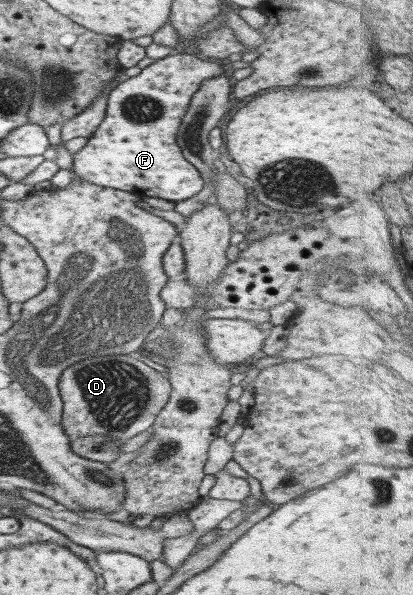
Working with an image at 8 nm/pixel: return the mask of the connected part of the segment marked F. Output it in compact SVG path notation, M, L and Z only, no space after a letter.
M176 53L174 55L167 55L163 58L153 60L151 64L145 66L143 69L139 71L139 74L132 76L131 78L127 78L124 81L121 81L119 84L116 84L106 96L106 105L105 112L102 118L102 121L99 123L99 126L95 129L95 132L91 136L88 136L87 142L84 147L80 150L77 150L70 157L67 157L73 165L69 170L67 169L58 169L55 172L55 175L49 180L52 187L56 187L59 189L63 189L69 187L71 181L75 181L75 179L79 179L79 181L85 181L87 183L95 184L99 187L113 188L119 191L126 191L129 193L135 193L139 196L139 198L159 198L161 200L167 200L177 204L181 201L185 201L195 194L201 191L201 186L203 182L201 178L199 178L199 172L197 172L196 168L189 164L187 160L183 160L182 152L180 151L179 145L176 143L176 134L180 125L181 117L187 108L188 102L190 98L193 96L193 93L197 90L197 87L200 85L200 82L203 79L208 79L217 75L223 75L222 71L224 68L228 68L228 65L224 63L220 63L219 65L215 65L215 63L211 63L210 61L203 61L198 57L195 57L193 54L187 53Z

